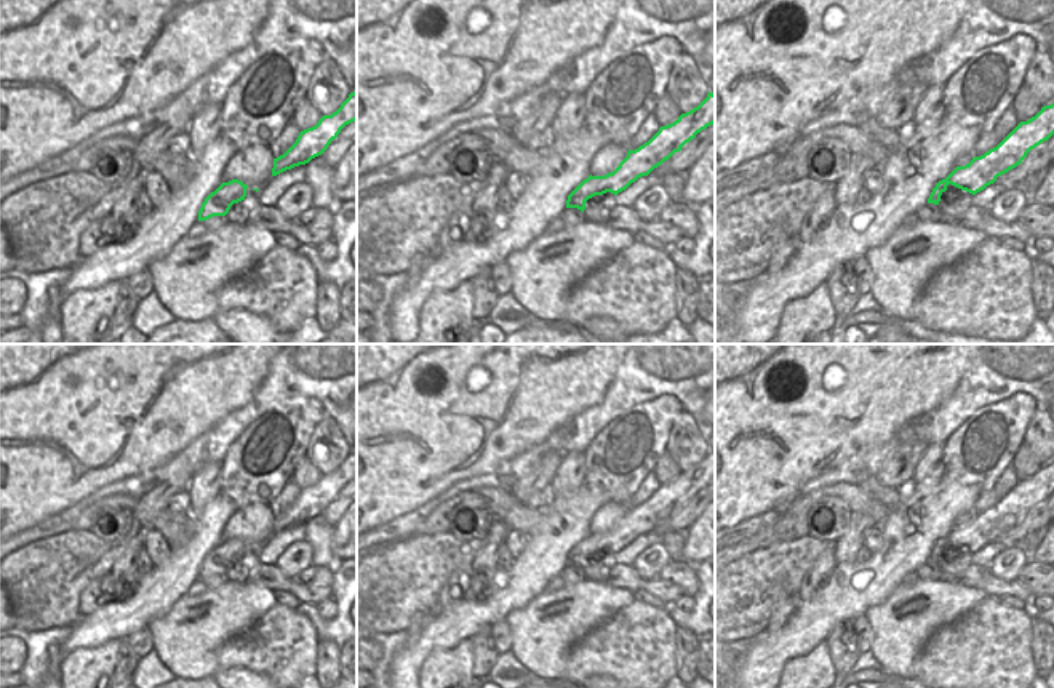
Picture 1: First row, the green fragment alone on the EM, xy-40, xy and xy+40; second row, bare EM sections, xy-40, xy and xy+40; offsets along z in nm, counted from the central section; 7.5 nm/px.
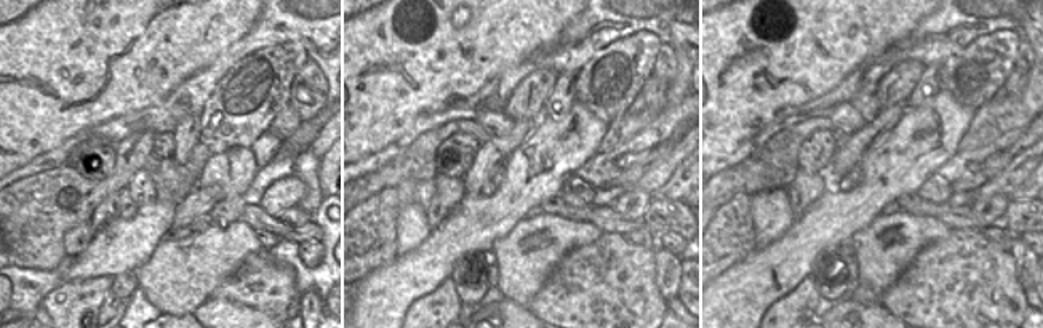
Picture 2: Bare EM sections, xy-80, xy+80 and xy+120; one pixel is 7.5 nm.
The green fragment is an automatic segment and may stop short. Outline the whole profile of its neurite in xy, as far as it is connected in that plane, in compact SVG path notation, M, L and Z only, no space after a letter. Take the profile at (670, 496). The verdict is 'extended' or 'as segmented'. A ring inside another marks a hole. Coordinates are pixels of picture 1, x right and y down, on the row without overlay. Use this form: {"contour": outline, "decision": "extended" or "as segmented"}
{"contour": "M715 453L707 456L693 469L681 472L673 482L661 485L659 490L643 504L627 510L619 525L605 534L589 534L566 558L566 566L577 566L584 571L585 560L595 554L611 550L617 554L641 534L669 518L675 510L696 496L697 491L715 482Z", "decision": "as segmented"}

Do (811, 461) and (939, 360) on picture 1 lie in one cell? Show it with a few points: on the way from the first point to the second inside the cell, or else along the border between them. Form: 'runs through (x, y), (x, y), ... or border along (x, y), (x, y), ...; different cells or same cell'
runs through (843, 429), (859, 423), (907, 375); same cell

